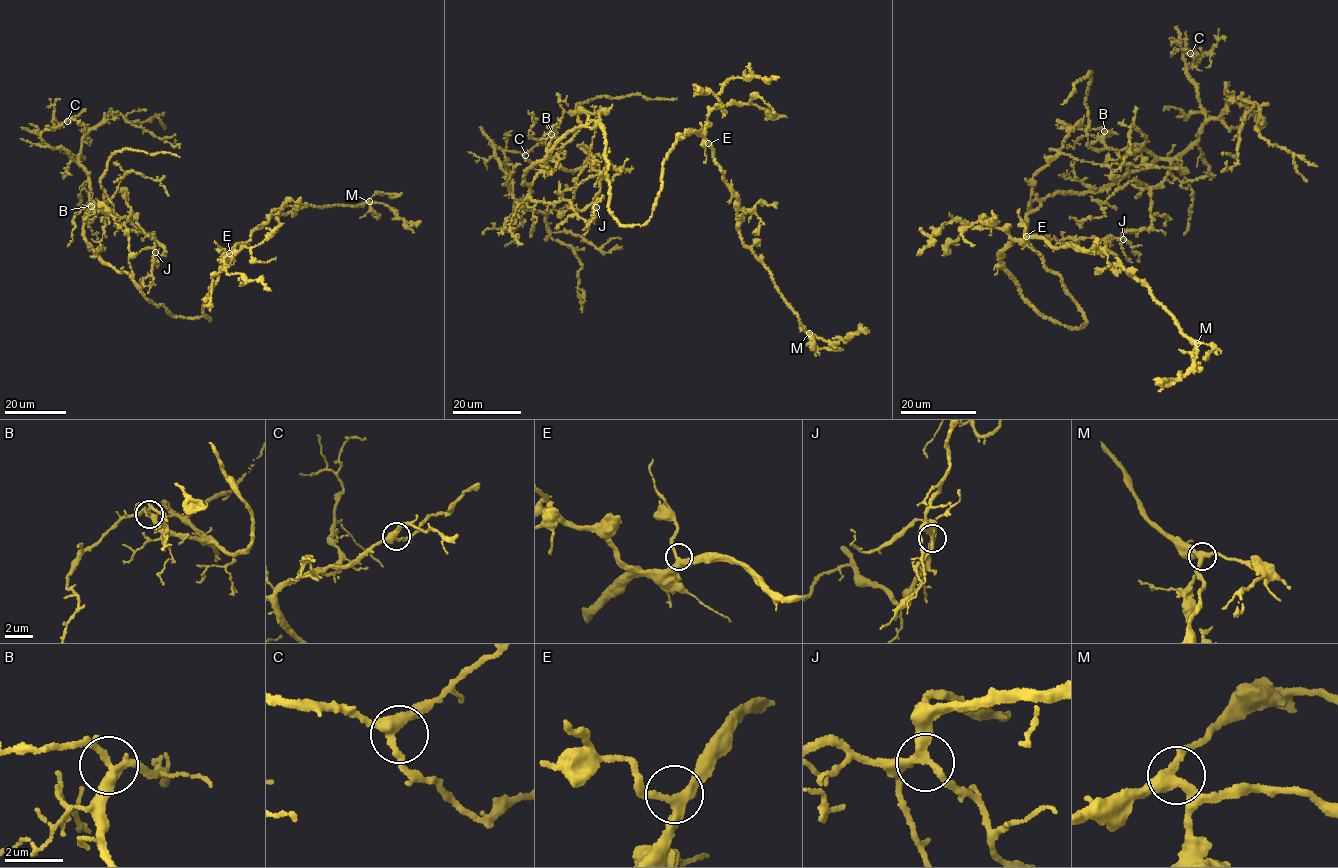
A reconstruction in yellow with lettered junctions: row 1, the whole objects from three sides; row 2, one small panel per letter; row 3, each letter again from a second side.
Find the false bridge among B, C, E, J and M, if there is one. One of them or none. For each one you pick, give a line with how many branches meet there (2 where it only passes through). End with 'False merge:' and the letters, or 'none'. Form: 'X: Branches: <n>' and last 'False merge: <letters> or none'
False merge: none

